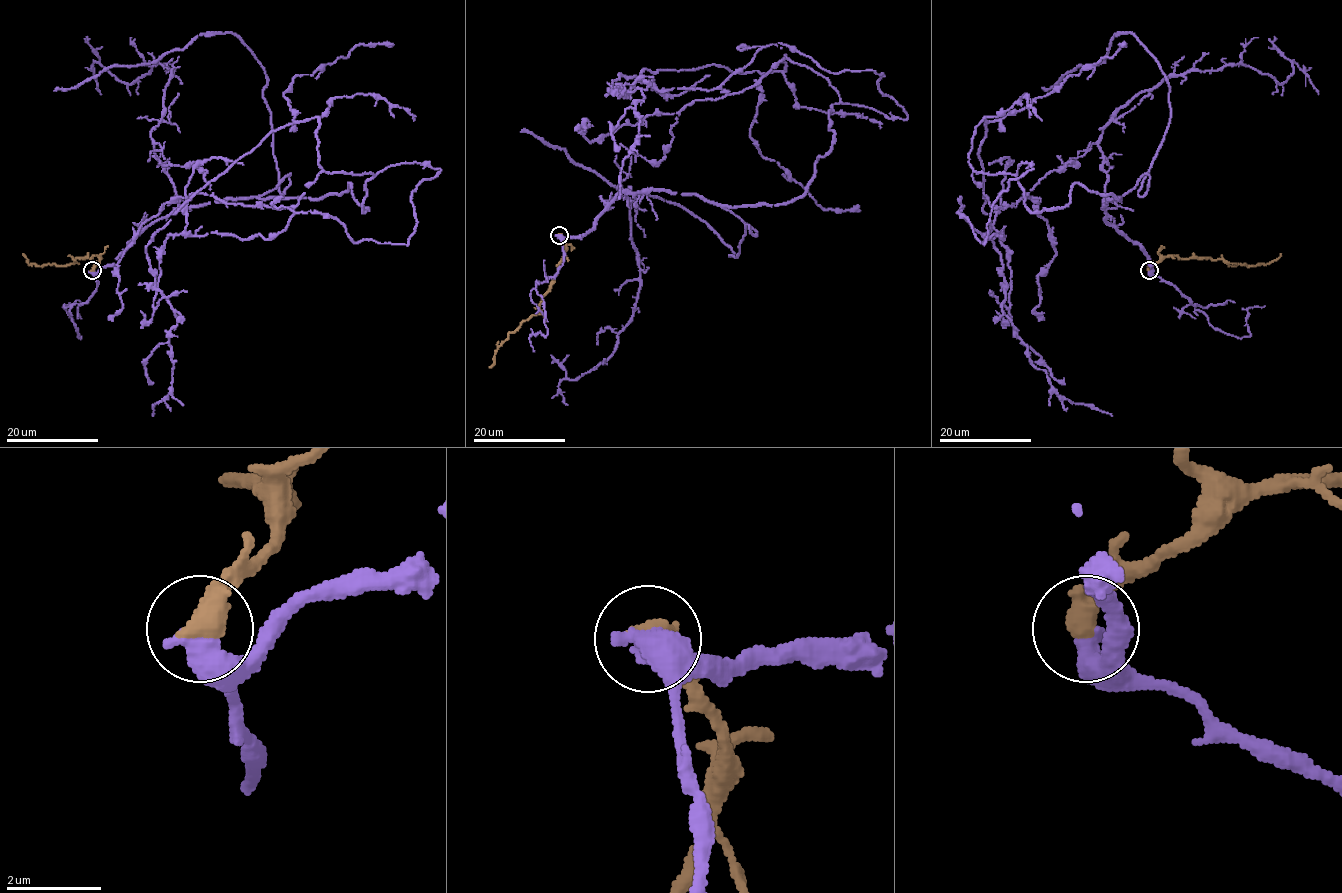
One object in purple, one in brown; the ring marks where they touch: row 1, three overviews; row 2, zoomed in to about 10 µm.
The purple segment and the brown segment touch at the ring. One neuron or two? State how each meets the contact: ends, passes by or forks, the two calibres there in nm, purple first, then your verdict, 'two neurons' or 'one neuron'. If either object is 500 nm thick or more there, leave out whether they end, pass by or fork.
550 nm thick on the purple side, 600 nm on the other; one neuron

